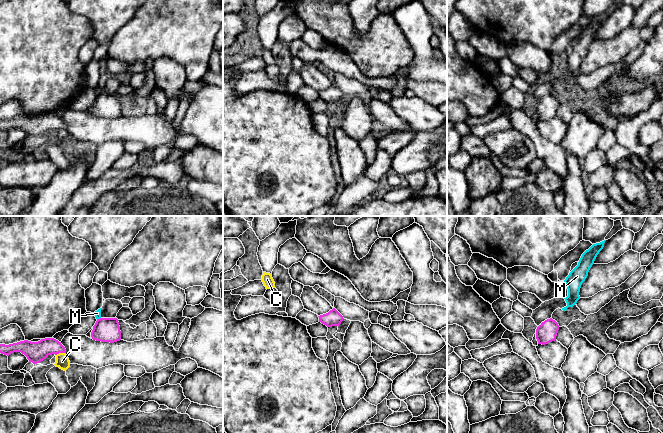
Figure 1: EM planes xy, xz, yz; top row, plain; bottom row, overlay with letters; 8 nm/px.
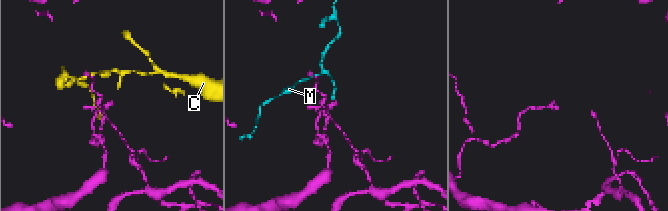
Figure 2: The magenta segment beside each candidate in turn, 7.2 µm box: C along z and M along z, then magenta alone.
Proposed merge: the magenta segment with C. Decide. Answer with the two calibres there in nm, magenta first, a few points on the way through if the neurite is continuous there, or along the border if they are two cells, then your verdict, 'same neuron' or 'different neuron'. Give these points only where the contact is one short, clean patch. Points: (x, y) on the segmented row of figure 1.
160 nm thick on the magenta side, 110 nm on the other; border along xy (64, 352), (59, 352), (56, 355); different neuron

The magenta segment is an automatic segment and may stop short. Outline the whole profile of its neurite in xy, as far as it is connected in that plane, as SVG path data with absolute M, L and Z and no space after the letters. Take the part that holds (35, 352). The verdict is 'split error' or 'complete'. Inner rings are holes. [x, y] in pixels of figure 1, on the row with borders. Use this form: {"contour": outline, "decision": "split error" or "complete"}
{"contour": "M45 338L38 342L24 340L9 345L0 344L1 354L9 356L14 352L21 352L27 357L29 362L37 364L46 359L49 355L66 353L66 349L61 342L54 338Z", "decision": "complete"}

